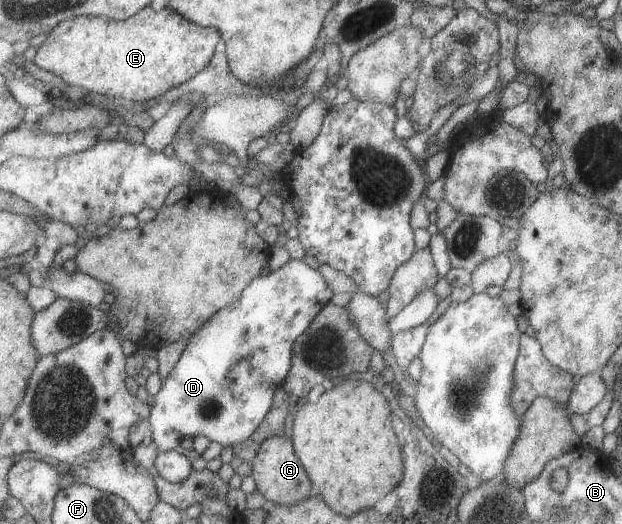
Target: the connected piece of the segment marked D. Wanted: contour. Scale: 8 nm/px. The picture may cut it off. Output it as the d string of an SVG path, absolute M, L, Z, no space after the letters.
M291 259L270 275L258 277L246 287L240 301L216 313L190 338L190 343L168 379L164 379L149 418L149 434L160 451L178 450L185 438L208 437L223 448L248 441L272 410L274 397L283 388L293 365L294 343L334 298L334 291L318 269Z

